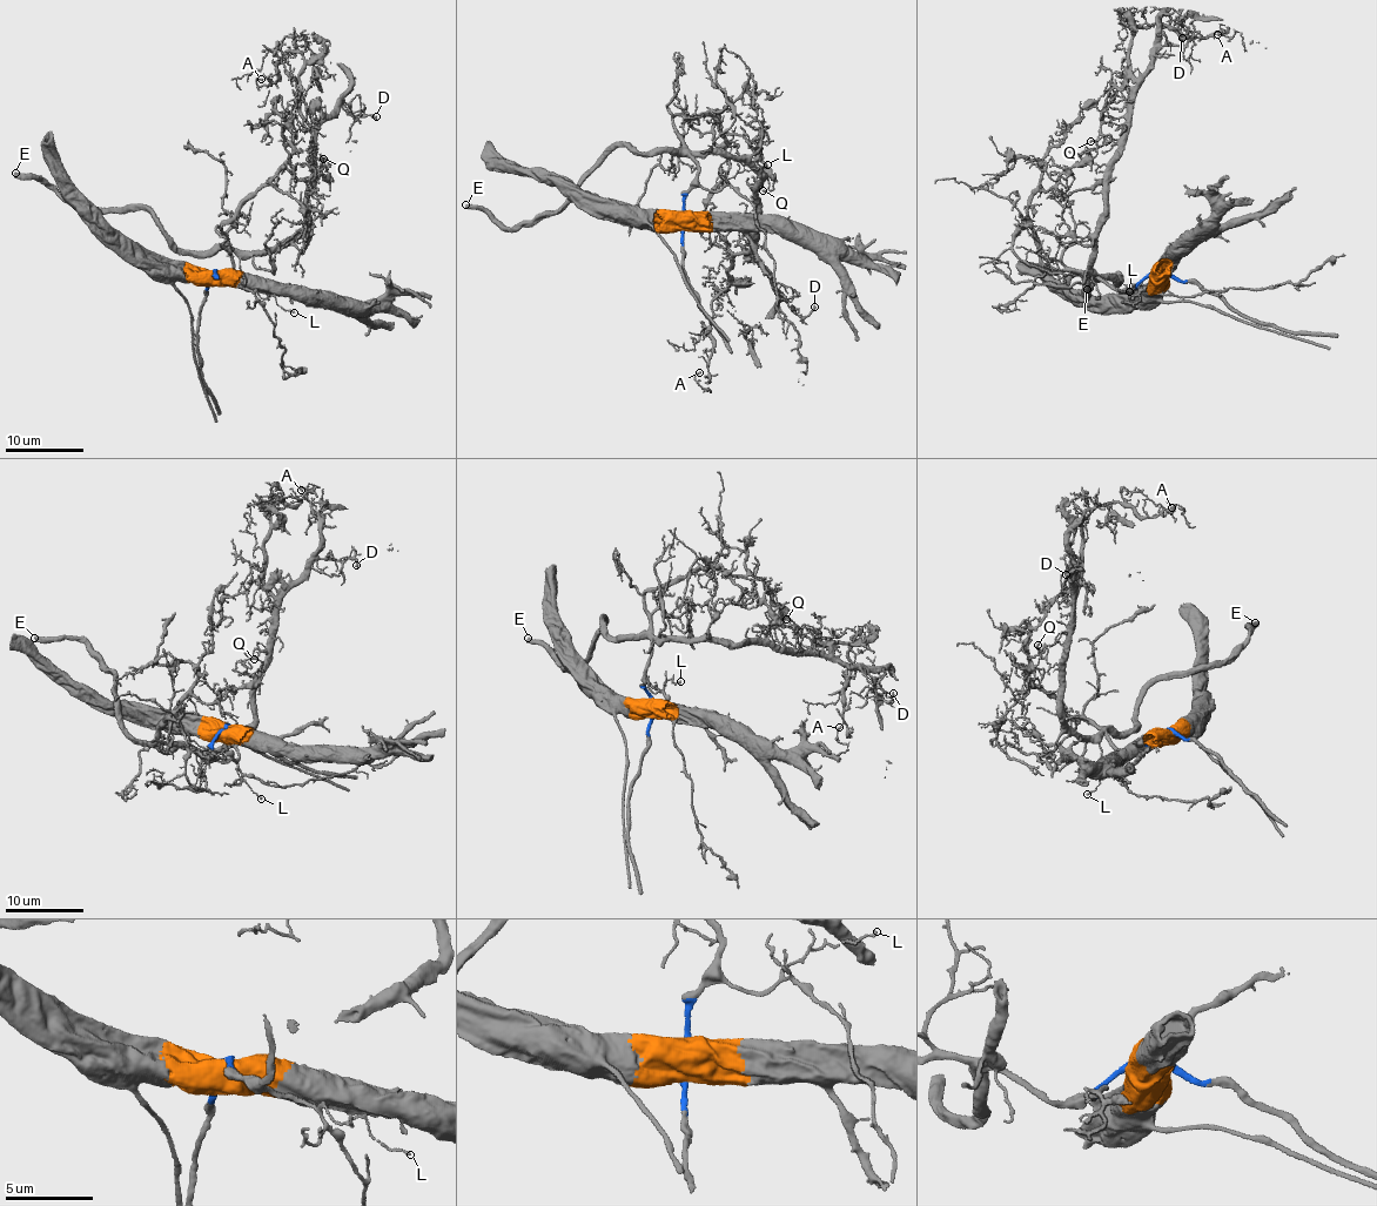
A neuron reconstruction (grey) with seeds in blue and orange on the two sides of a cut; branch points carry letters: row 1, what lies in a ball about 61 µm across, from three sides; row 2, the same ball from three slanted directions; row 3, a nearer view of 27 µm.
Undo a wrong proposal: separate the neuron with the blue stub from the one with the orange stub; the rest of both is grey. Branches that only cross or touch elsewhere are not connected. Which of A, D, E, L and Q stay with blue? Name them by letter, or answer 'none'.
A, D, E, L, Q

